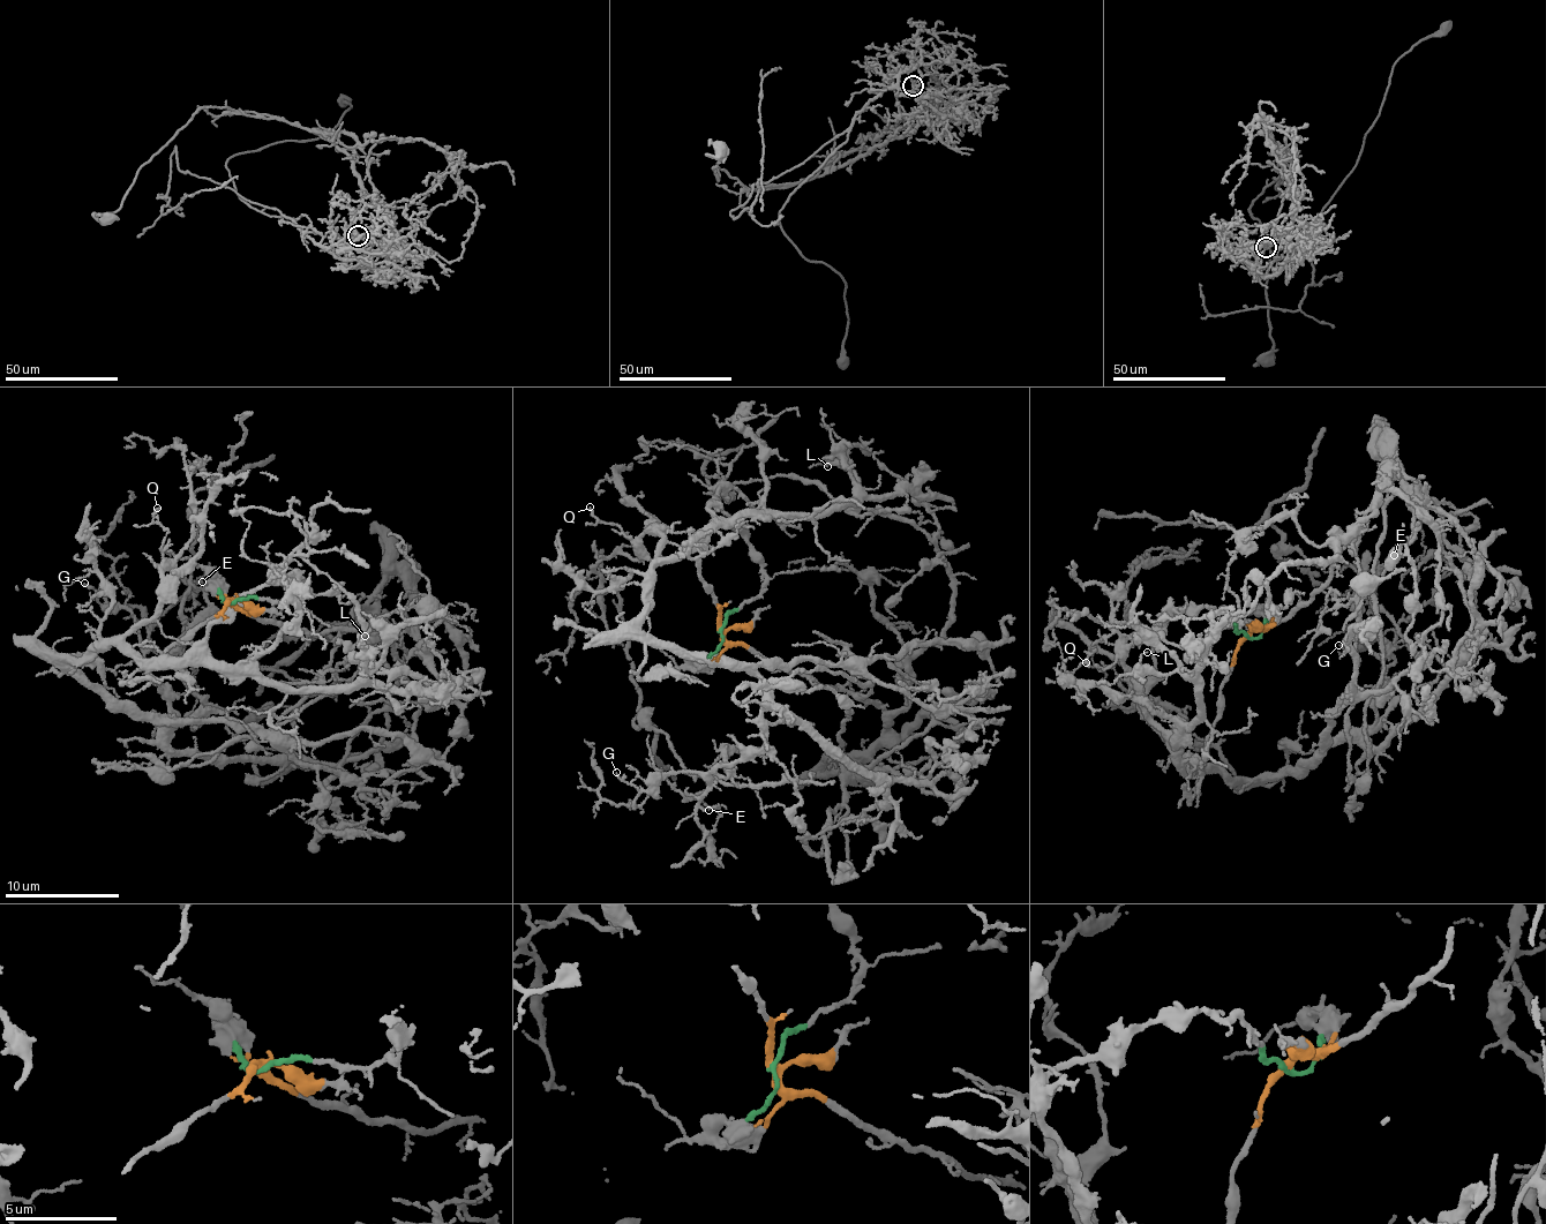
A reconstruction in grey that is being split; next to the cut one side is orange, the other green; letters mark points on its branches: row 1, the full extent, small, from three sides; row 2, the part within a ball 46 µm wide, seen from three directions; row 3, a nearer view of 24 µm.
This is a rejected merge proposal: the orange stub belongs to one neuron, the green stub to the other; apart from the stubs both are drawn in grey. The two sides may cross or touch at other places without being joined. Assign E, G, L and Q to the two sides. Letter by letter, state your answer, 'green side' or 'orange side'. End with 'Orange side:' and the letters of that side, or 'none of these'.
E: green side
G: green side
L: green side
Q: green side
Orange side: none of these

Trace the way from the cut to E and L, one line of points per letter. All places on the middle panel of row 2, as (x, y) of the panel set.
E: (719, 631), (762, 571), (720, 489), (644, 595), (757, 674), (708, 810)
L: (719, 631), (762, 571), (718, 490), (726, 520), (823, 518), (853, 497), (846, 460), (827, 465)

